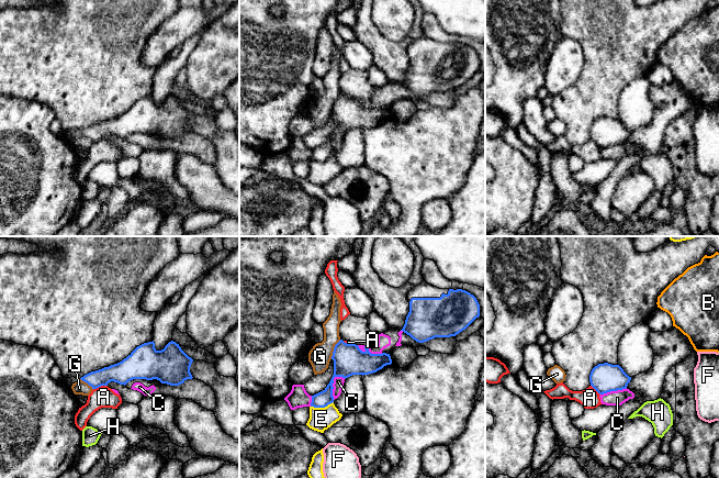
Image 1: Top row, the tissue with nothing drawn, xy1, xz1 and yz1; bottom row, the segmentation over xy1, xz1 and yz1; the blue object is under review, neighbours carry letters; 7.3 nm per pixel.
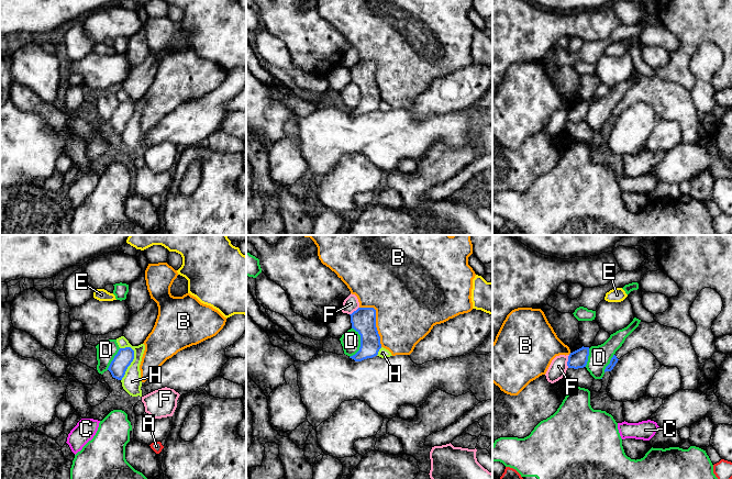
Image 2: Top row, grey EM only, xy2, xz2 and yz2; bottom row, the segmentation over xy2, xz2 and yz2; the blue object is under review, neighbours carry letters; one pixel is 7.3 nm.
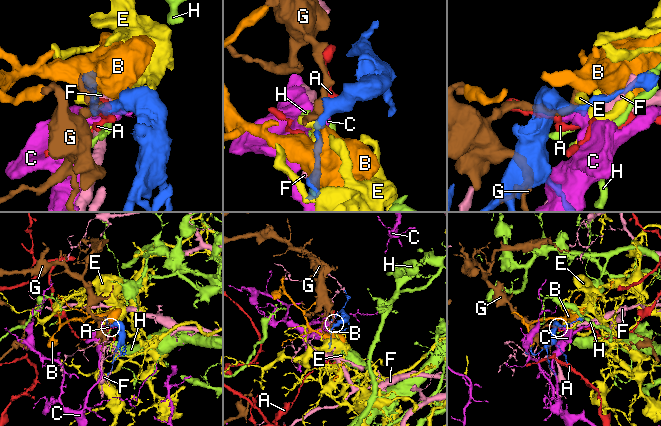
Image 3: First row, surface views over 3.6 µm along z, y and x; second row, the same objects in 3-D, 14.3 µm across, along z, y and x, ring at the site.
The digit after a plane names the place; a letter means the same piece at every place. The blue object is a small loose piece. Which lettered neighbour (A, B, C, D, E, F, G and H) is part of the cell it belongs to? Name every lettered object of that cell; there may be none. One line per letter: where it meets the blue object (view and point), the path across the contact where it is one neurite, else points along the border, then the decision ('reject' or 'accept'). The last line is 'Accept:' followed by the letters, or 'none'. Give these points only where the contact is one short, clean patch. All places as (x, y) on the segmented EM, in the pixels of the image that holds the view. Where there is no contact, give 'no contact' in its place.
A: contact xy1 (100, 386); border xy1 (107, 385), (101, 385), (93, 389); reject
B: contact xz2 (375, 321); reject
C: contact xz1 (332, 385); reject
D: contact xz2 (361, 343); border xz2 (353, 327), (359, 335), (359, 348), (350, 357); reject
E: contact xz1 (322, 407); reject
F: contact yz2 (567, 361); reject
G: contact xz1 (334, 349); border xz1 (340, 340), (335, 345), (330, 358); reject
H: contact xy2 (130, 364); border xy2 (130, 346), (133, 351), (133, 360), (121, 380); reject
Accept: none

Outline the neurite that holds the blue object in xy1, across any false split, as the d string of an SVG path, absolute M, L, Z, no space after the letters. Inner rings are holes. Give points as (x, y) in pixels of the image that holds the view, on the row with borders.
M153 341L137 346L122 362L91 371L80 379L92 389L108 386L111 381L125 386L133 379L157 379L161 383L179 386L193 378L190 373L192 362L176 342L171 341L164 349L157 351Z

